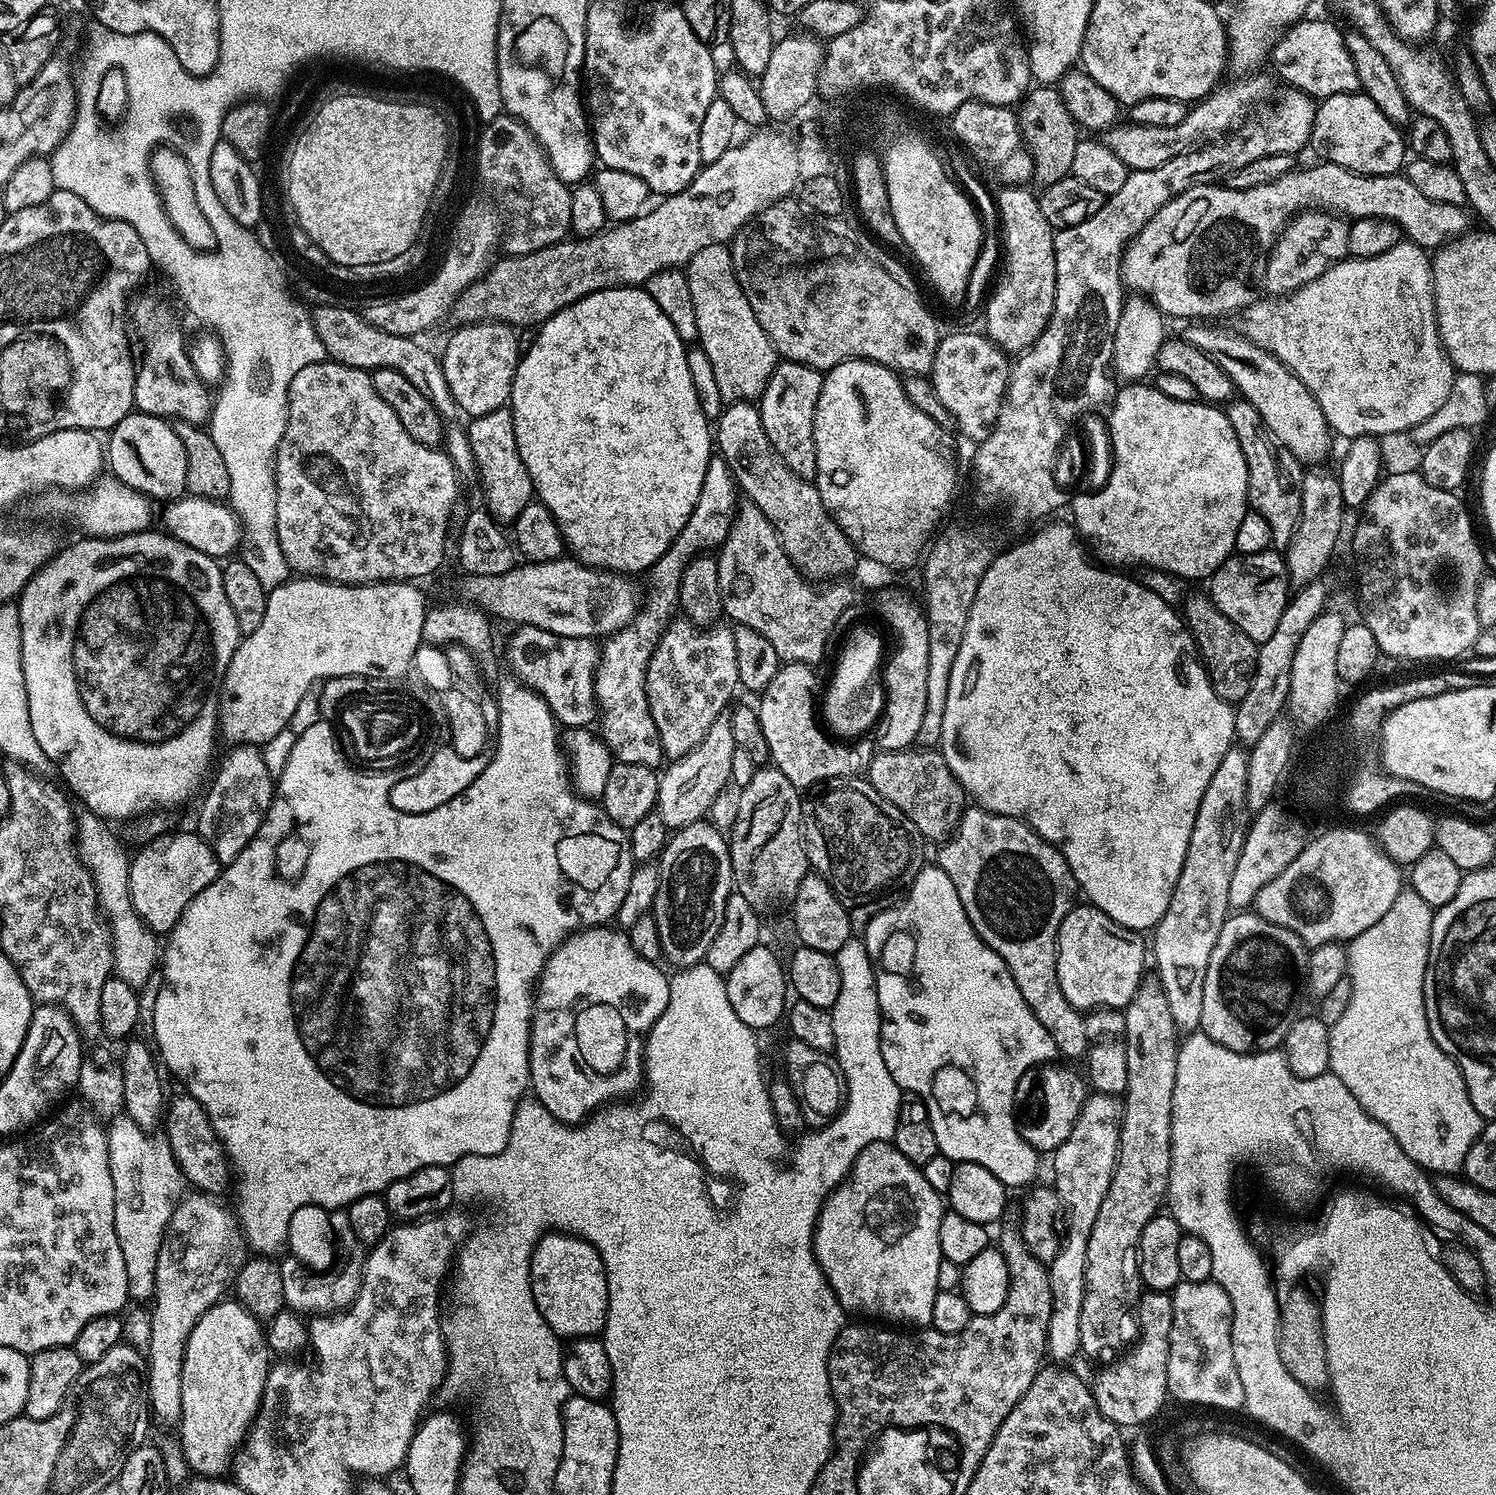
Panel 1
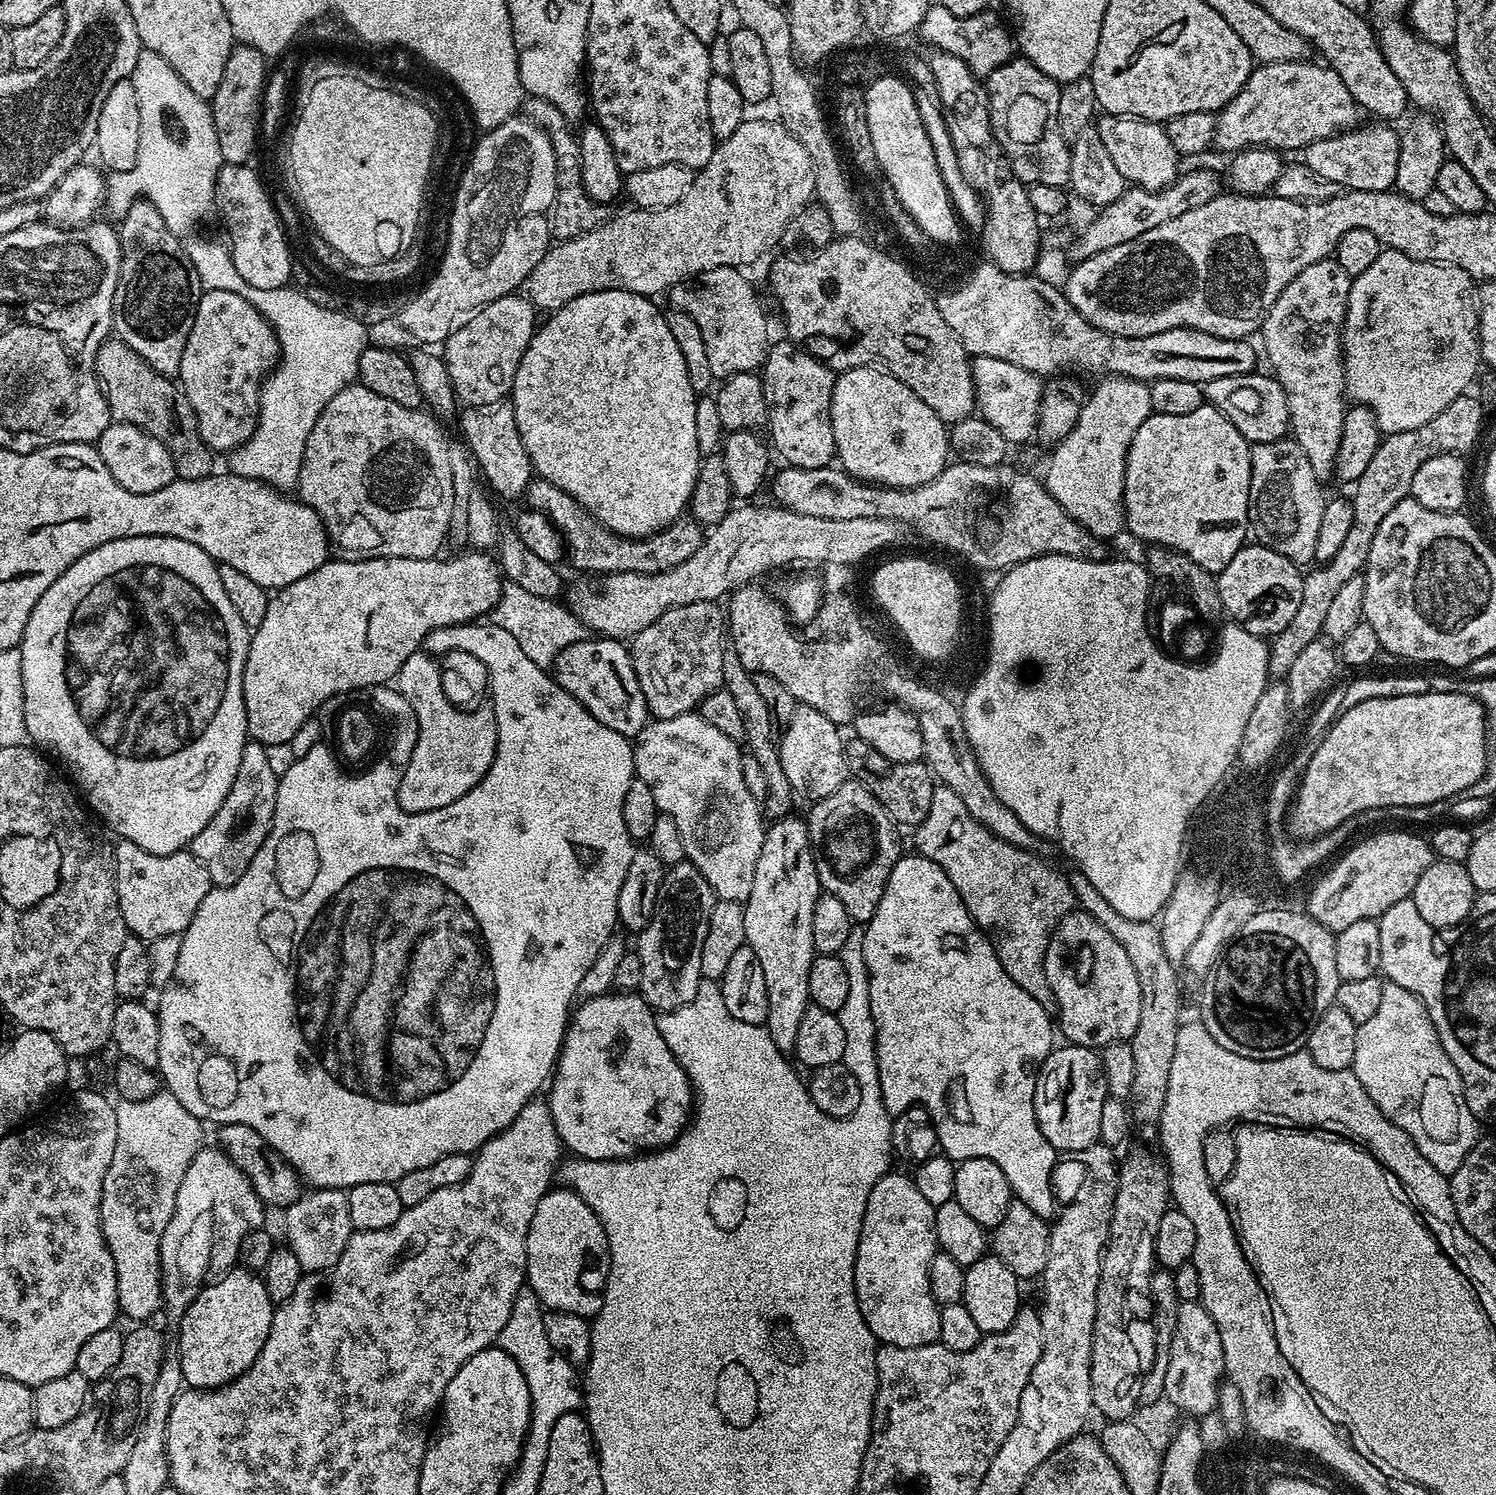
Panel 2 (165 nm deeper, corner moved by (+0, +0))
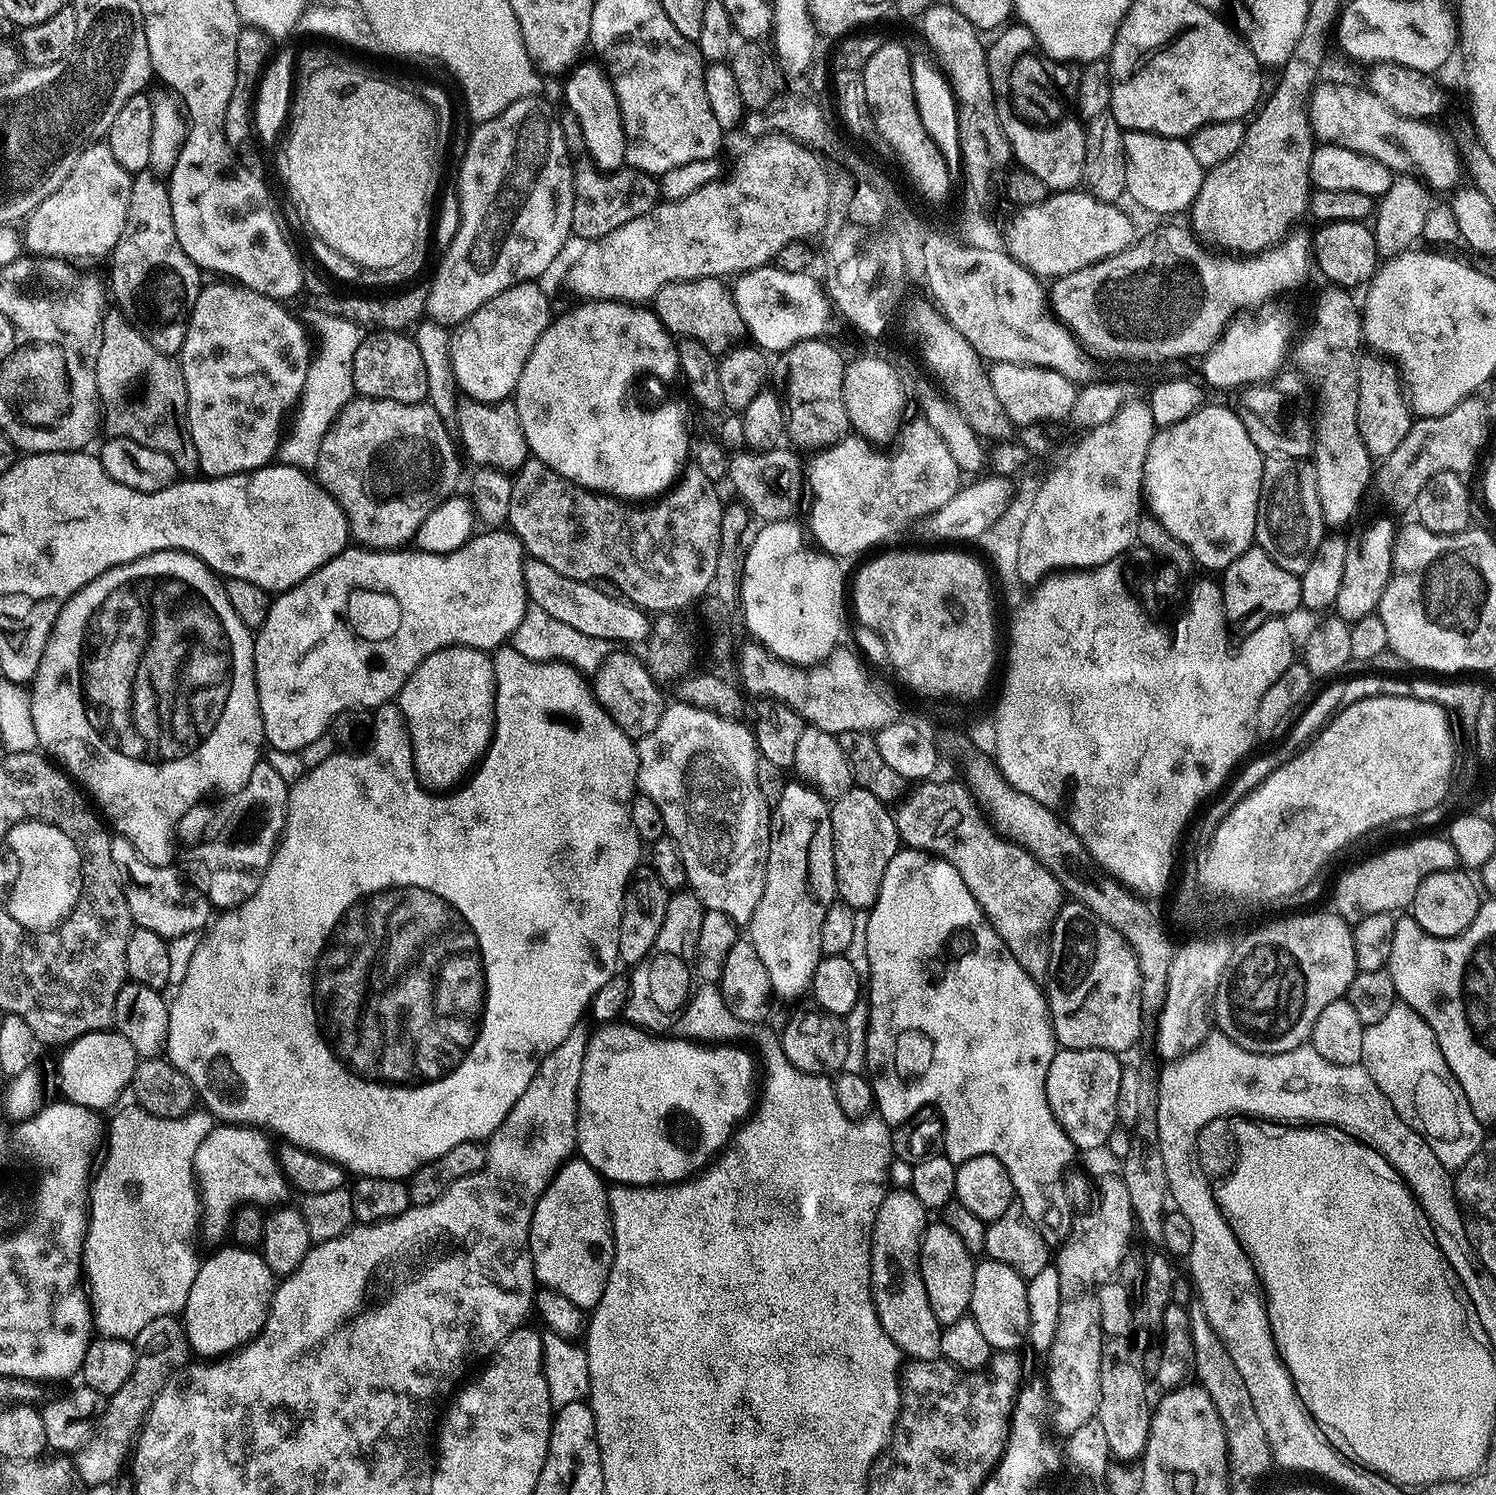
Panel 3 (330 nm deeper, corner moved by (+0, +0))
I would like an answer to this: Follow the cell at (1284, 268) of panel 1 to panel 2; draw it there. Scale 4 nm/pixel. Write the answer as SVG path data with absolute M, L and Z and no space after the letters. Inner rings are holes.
M1335 258L1319 260L1289 282L1262 321L1264 348L1269 362L1276 367L1274 379L1288 395L1291 435L1306 450L1306 458L1310 458L1310 466L1314 466L1314 474L1322 482L1336 471L1336 455L1344 429L1342 329L1352 281L1353 277L1342 270Z

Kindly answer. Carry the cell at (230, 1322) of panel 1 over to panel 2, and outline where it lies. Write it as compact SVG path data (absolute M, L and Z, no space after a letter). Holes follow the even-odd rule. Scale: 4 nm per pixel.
M229 1270L205 1283L179 1317L178 1355L185 1385L192 1390L215 1390L232 1383L258 1358L272 1325L274 1305L263 1279L248 1270Z

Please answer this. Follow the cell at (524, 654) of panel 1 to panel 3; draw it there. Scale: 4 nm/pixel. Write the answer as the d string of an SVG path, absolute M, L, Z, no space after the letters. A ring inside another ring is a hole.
M615 650L611 653L595 672L591 686L596 694L597 705L604 708L610 718L614 718L614 722L627 736L638 742L658 726L666 707L666 699L660 693L661 685L648 673L647 663L628 652L631 651Z

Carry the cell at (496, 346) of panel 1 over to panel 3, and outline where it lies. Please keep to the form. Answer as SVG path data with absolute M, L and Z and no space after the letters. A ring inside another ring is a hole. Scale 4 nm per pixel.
M536 282L510 285L506 290L502 290L502 294L478 306L474 314L470 314L461 324L451 329L450 362L454 366L457 389L465 397L481 400L487 404L499 404L515 393L518 378L522 378L522 366L526 366L526 358L530 358L538 338L550 322L548 296L538 285Z

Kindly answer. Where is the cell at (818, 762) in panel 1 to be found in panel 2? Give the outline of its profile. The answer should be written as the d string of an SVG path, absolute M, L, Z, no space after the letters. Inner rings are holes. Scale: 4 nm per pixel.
M797 707L790 722L783 725L782 732L784 737L778 740L782 770L797 793L805 792L812 796L813 801L818 801L823 796L834 794L834 790L849 779L848 763L844 757L845 737L840 737L841 729L826 718L826 714L816 708Z

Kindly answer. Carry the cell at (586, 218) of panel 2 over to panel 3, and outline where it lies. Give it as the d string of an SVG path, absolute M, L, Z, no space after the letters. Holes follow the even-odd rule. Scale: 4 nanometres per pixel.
M565 111L560 118L564 141L569 153L574 157L574 218L572 219L572 236L580 242L601 240L606 234L618 230L618 226L626 226L626 222L634 222L634 218L642 218L651 208L661 203L662 191L660 181L649 172L639 172L627 166L609 172L602 170L586 150L586 138L582 138L582 126L578 126L578 118Z

